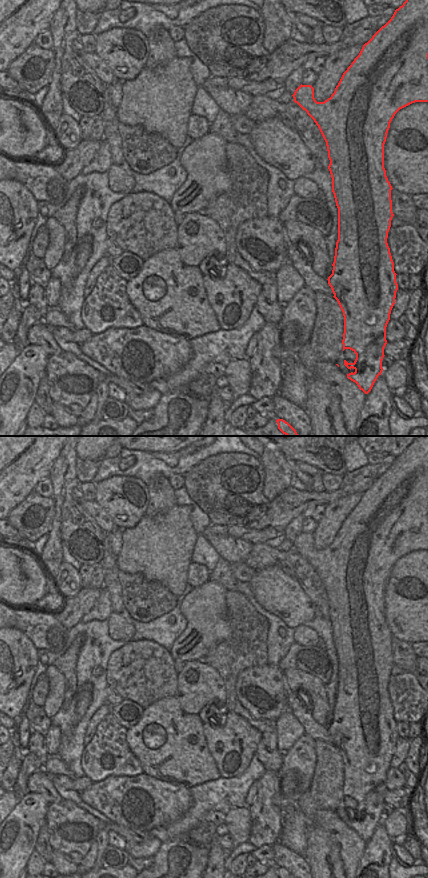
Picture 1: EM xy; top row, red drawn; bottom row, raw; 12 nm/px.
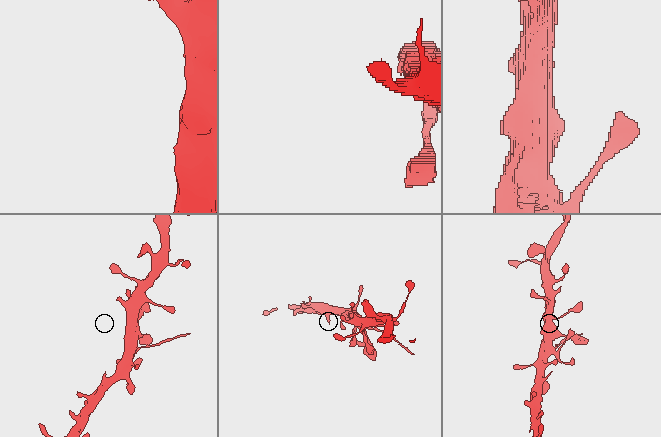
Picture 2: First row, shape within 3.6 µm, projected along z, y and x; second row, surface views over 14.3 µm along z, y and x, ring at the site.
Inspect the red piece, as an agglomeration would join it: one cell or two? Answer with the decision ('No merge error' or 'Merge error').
Merge error

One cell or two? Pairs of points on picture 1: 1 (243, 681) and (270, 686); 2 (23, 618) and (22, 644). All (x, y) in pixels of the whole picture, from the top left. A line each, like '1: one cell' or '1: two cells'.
1: one cell
2: two cells

